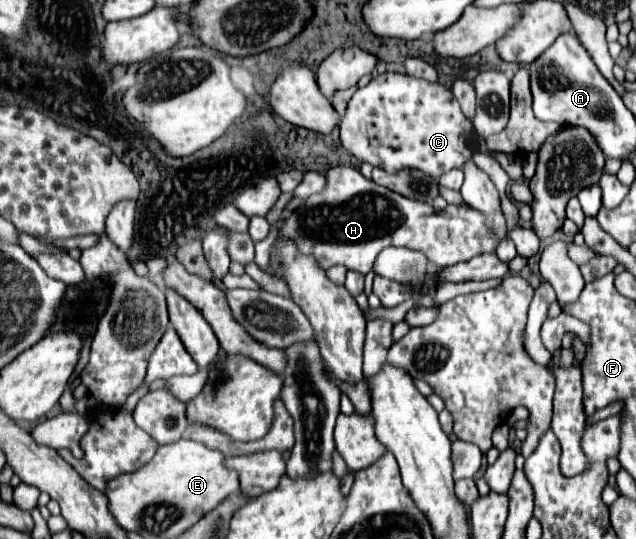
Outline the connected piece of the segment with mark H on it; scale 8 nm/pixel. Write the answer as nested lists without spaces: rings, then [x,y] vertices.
[[[351,166],[331,168],[327,172],[327,186],[301,202],[301,216],[297,208],[287,220],[283,220],[279,238],[293,240],[297,250],[301,254],[311,254],[323,270],[341,264],[347,270],[361,274],[373,270],[377,254],[387,246],[421,250],[429,262],[445,268],[471,260],[483,252],[495,252],[497,246],[485,228],[481,212],[469,206],[451,206],[437,214],[433,206],[413,202],[385,186],[377,186]]]

